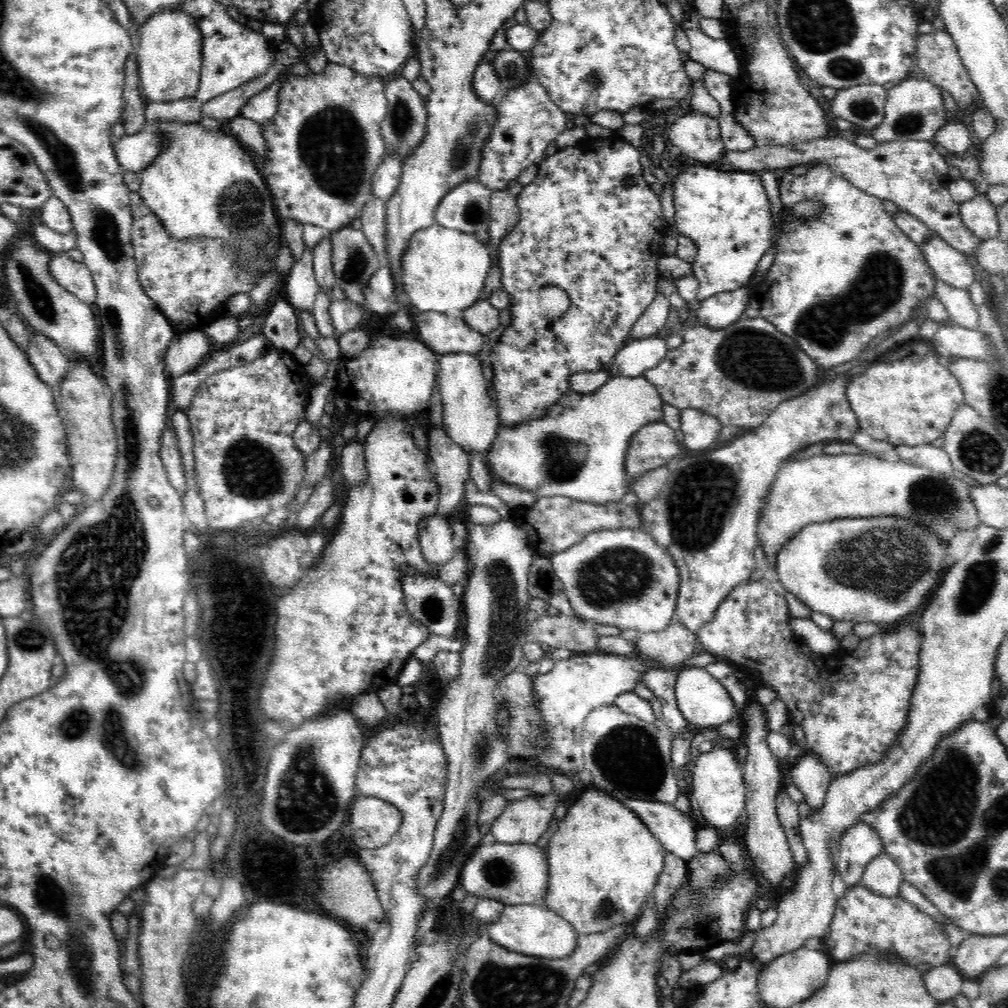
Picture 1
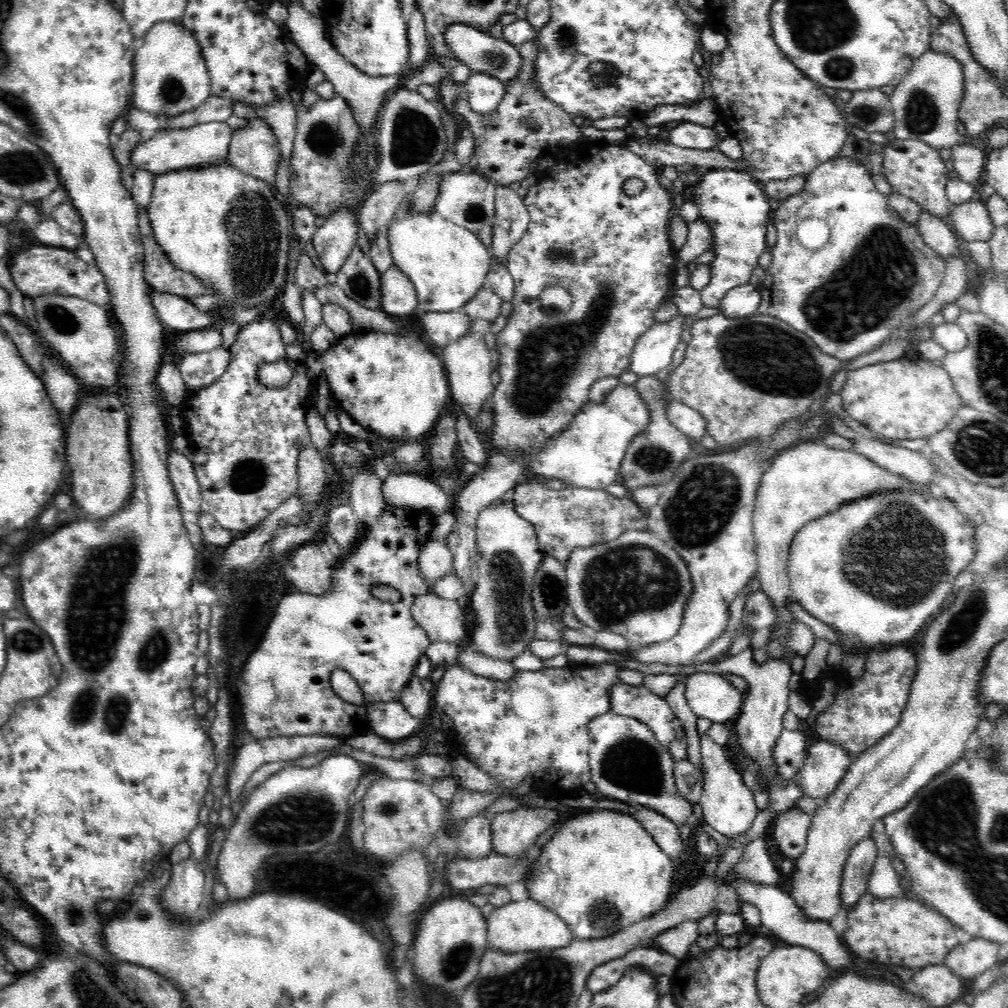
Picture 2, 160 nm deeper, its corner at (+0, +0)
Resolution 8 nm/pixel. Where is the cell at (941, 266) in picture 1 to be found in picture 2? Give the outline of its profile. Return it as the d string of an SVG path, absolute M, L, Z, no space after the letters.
M922 210L916 228L924 241L928 243L928 247L938 251L944 260L952 255L961 256L959 243L954 233L948 229L945 220L939 220L934 214Z

